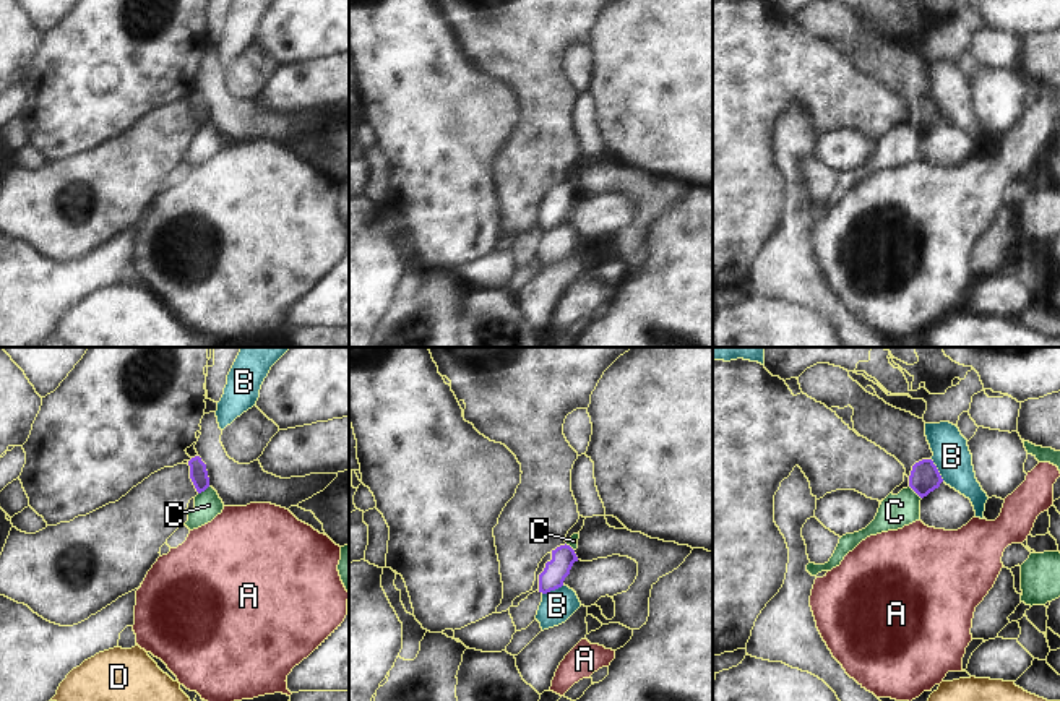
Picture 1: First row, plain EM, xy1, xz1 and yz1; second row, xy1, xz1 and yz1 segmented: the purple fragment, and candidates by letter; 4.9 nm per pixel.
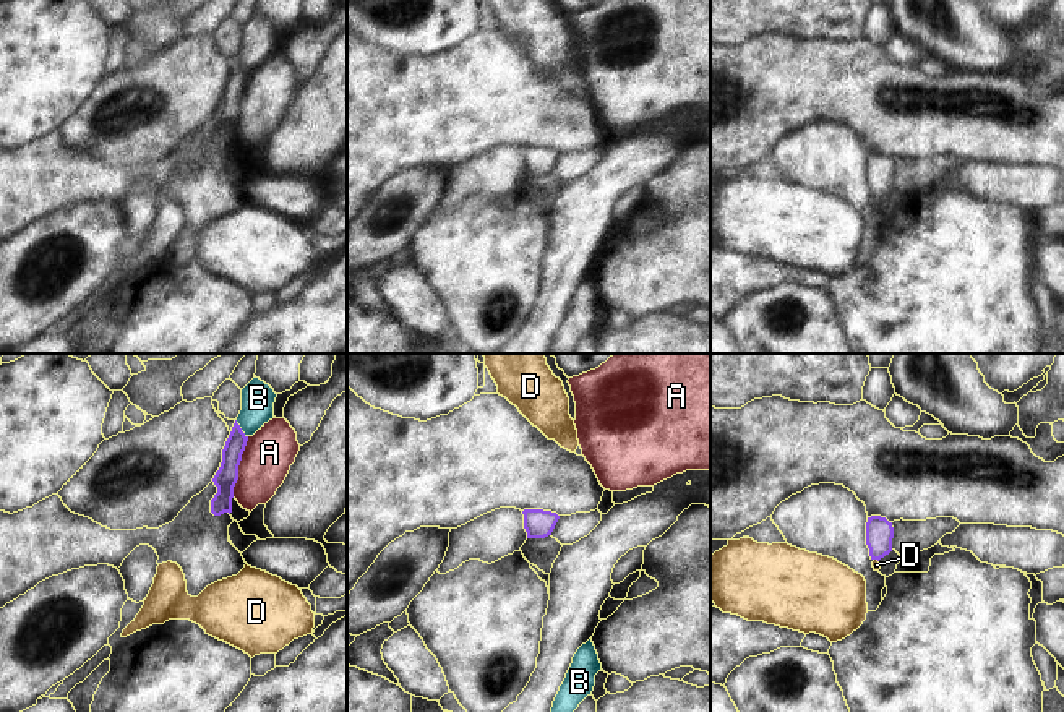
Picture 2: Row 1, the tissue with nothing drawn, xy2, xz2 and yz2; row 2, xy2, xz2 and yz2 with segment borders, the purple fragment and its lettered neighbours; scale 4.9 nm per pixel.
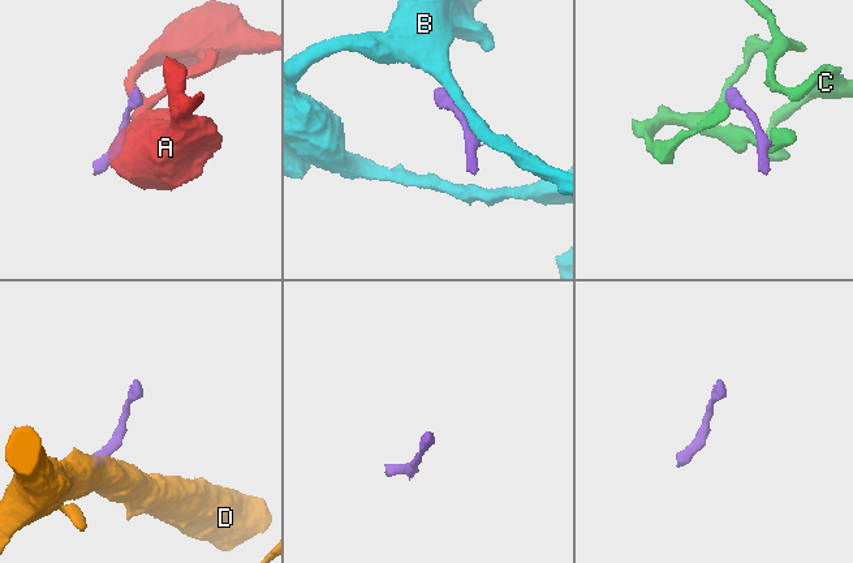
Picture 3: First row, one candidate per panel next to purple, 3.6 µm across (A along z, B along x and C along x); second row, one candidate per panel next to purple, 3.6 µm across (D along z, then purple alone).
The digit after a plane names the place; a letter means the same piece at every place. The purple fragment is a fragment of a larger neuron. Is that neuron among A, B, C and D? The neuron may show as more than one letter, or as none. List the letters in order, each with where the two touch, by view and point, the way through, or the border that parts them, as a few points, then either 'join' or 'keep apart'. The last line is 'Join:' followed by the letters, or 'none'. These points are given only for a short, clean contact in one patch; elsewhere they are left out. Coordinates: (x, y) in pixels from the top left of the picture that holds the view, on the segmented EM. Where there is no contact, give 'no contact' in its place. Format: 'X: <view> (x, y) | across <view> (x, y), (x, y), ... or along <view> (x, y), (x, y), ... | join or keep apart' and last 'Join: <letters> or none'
A: xy2 (237, 467) | along xy2 (248, 437), (232, 497) | keep apart
B: yz1 (937, 471) | keep apart
C: yz1 (914, 490) | along yz1 (909, 485), (921, 498) | keep apart
D: yz2 (876, 558) | across yz2 (879, 532), (876, 558), (876, 565) | join
Join: D

